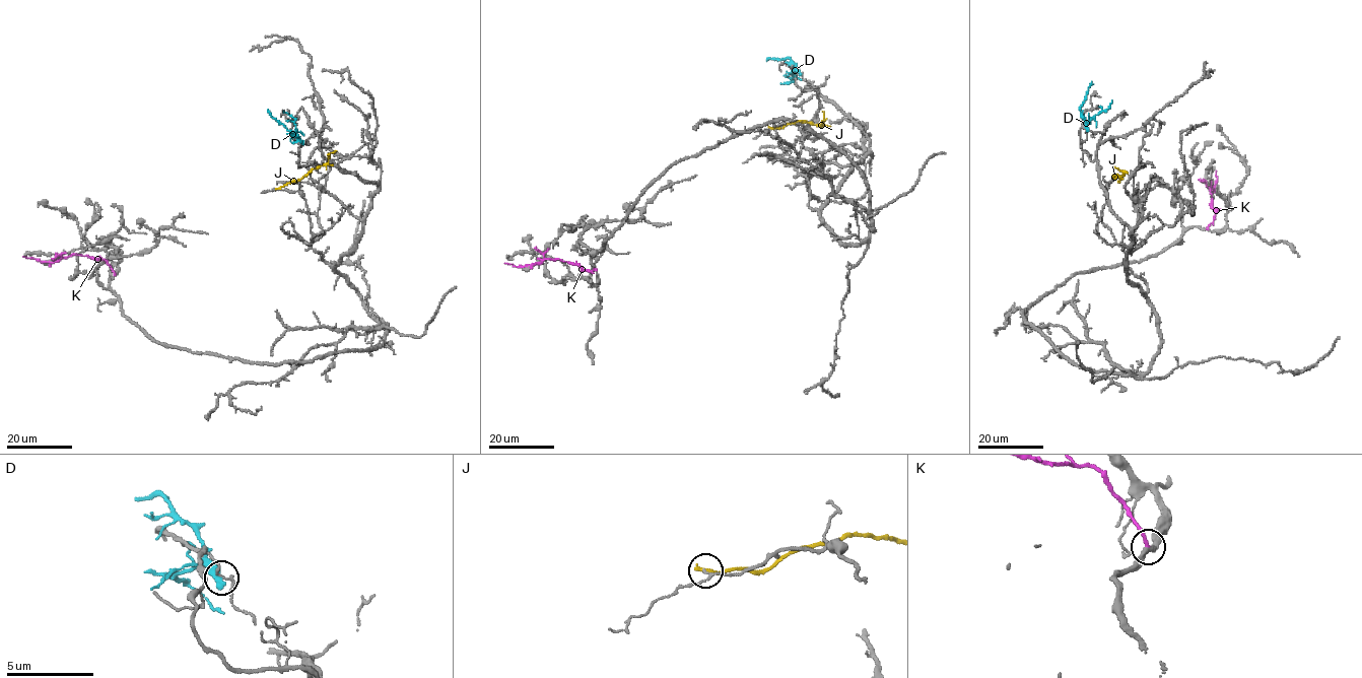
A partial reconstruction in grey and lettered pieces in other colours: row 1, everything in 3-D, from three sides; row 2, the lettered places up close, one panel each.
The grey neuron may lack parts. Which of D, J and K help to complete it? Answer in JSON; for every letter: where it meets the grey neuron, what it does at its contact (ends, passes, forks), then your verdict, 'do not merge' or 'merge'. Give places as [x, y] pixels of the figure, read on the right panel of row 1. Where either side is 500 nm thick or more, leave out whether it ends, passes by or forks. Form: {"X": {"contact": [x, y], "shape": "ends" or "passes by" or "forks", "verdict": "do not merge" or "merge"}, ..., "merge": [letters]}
{"D": {"contact": [1087, 129], "shape": "ends", "verdict": "do not merge"}, "J": {"contact": [1113, 176], "shape": "ends", "verdict": "do not merge"}, "K": {"contact": [1208, 229], "shape": "ends", "verdict": "do not merge"}, "merge": []}

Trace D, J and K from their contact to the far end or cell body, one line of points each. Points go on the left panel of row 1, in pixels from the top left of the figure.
D: (302, 142), (276, 122), (268, 110)
J: (277, 189), (299, 180), (314, 167), (326, 164), (329, 154)
K: (115, 274), (106, 261), (77, 255), (53, 262), (23, 256)

